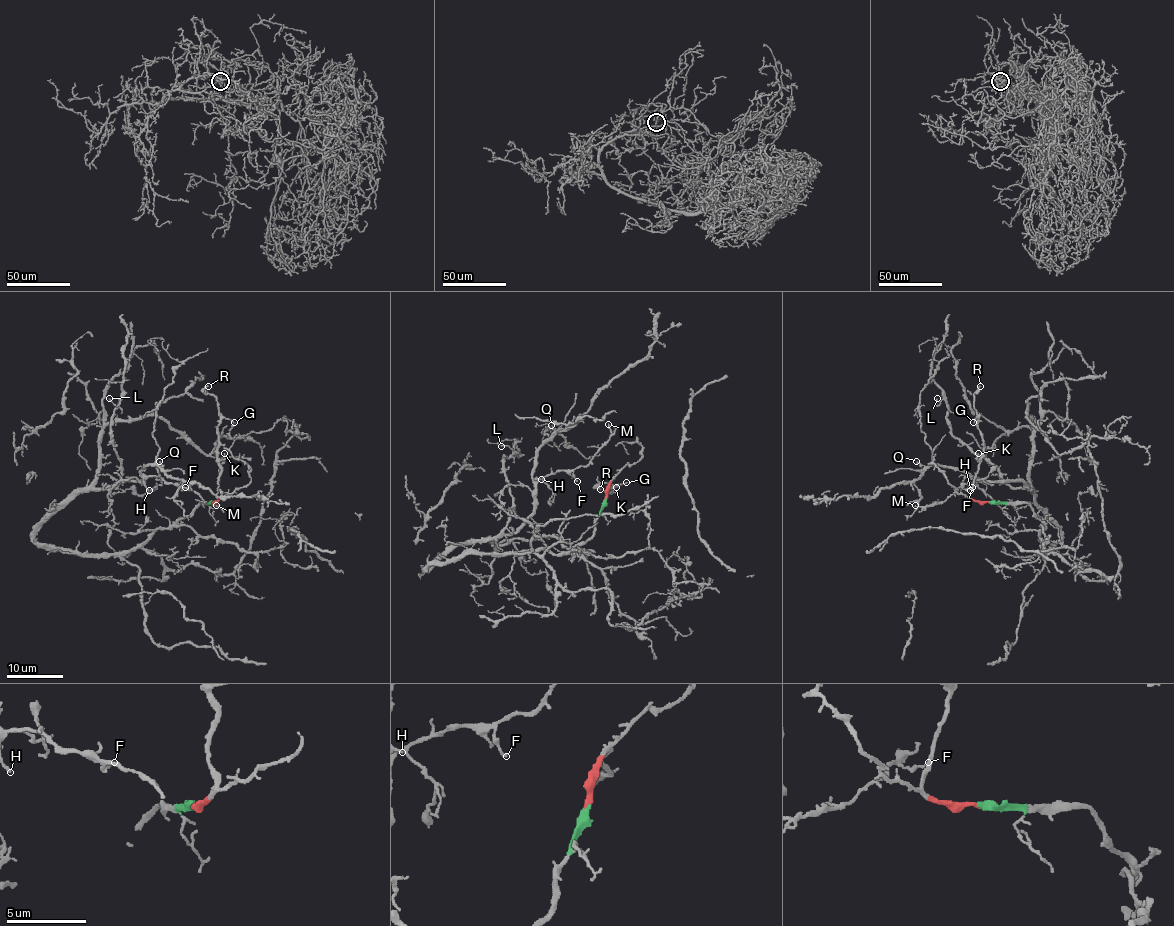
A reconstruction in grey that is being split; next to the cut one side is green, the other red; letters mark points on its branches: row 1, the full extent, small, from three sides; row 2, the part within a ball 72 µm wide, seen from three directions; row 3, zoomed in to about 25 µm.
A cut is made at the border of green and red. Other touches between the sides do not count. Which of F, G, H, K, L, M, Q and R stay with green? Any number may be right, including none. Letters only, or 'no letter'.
F, H, L, M, Q

